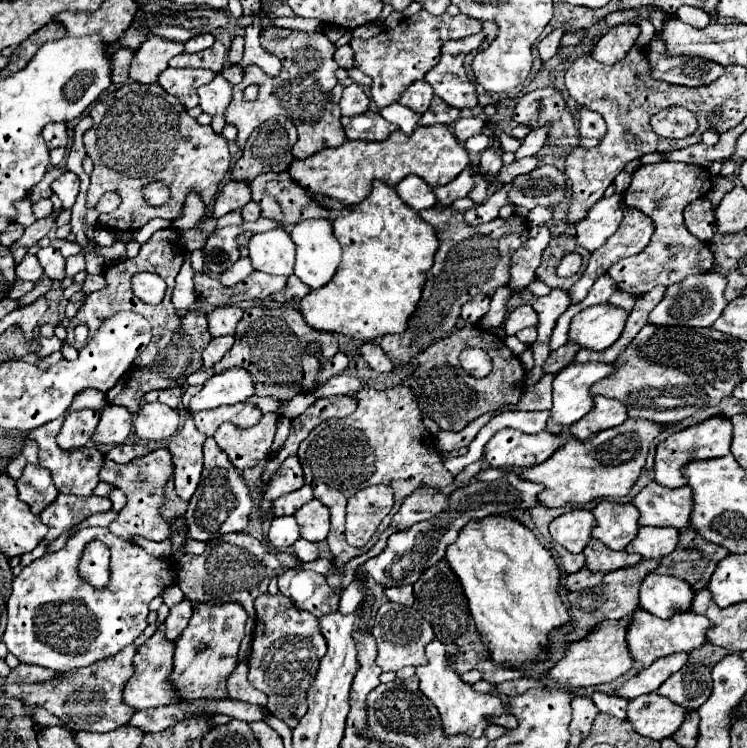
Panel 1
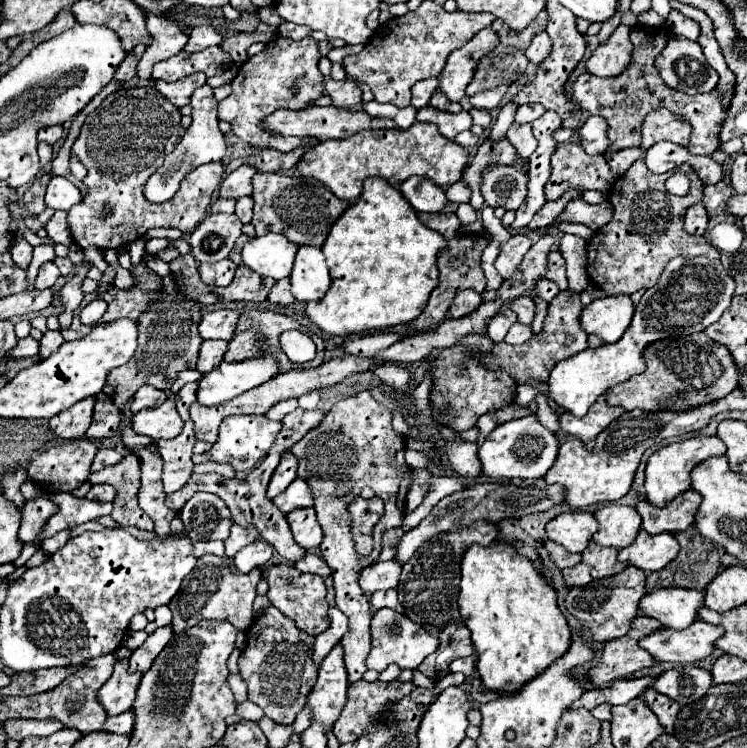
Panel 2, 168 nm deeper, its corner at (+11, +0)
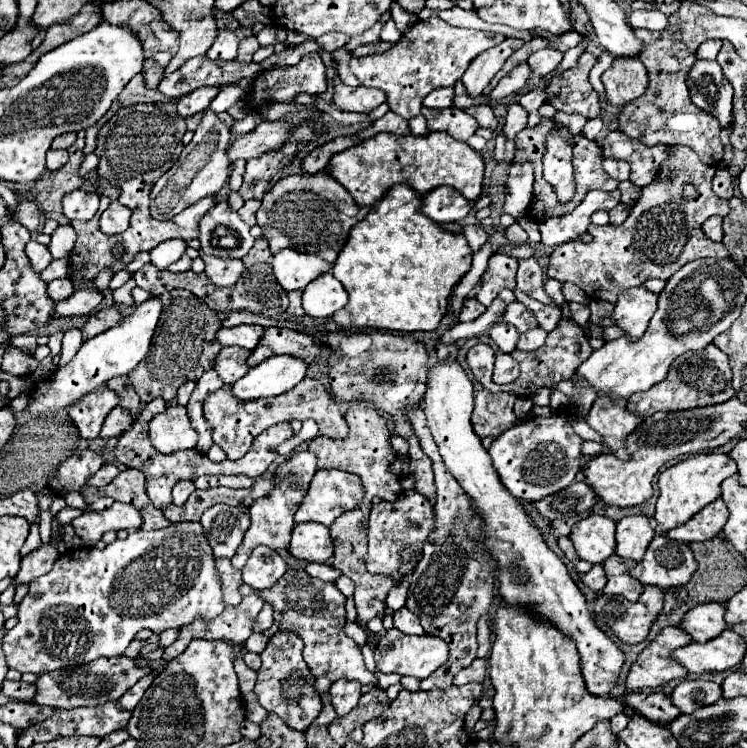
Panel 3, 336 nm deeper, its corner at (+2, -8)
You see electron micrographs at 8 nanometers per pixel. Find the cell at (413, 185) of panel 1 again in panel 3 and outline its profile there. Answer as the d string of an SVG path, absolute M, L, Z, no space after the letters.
M438 186L422 198L422 212L434 222L458 222L470 210L470 202L450 186Z

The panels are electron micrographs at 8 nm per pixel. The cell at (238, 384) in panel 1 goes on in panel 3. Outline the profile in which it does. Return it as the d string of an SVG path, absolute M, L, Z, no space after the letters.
M270 356L262 364L250 368L250 372L232 384L232 392L238 400L252 400L264 396L278 396L294 388L306 376L306 364L294 356Z

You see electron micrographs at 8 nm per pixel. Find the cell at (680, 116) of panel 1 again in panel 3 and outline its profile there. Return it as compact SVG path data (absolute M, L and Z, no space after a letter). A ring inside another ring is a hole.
M670 146L668 158L664 160L658 176L654 182L642 186L642 194L636 200L636 204L630 210L630 216L626 218L624 224L614 226L614 224L606 224L606 226L590 226L588 232L594 236L594 242L584 244L580 240L572 240L566 244L560 244L554 248L552 256L550 256L550 264L548 264L548 276L556 278L560 282L574 282L578 284L590 298L600 298L600 300L608 300L608 302L616 302L618 294L626 288L636 288L642 286L646 280L650 278L662 278L668 280L676 270L680 270L686 262L690 260L698 260L698 258L726 258L728 250L724 248L724 244L716 244L710 238L704 236L704 232L700 230L702 222L710 216L726 216L730 212L728 200L718 198L712 192L712 176L714 176L714 166L702 164L698 160L698 156L694 154L692 148L686 146ZM686 182L692 182L698 190L698 198L688 202L682 198L682 186Z

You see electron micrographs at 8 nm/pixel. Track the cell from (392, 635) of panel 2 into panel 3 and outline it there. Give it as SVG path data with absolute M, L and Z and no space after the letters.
M396 628L386 630L386 634L380 638L376 650L376 668L380 672L396 672L400 676L414 676L414 678L428 678L436 668L446 664L450 650L446 648L444 640L438 640L436 636L408 636L404 632L398 632Z

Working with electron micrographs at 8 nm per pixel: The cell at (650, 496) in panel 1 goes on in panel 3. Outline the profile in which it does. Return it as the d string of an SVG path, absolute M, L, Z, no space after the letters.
M716 498L714 502L704 506L696 516L692 516L686 524L666 532L666 536L686 544L710 540L722 530L726 518L728 518L728 508L722 502L722 498Z

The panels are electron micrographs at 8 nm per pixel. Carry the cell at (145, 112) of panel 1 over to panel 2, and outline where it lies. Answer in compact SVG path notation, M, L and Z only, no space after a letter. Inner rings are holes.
M125 86L107 96L103 104L85 118L81 134L73 144L73 154L87 168L87 176L83 178L87 196L67 214L71 238L81 250L89 246L97 246L99 250L121 248L143 238L147 230L161 226L191 232L205 218L211 196L223 180L221 162L205 164L189 172L177 196L165 204L149 204L143 196L145 180L161 166L165 154L175 148L183 134L185 128L181 126L179 108L151 86ZM105 208L111 208L113 214L105 216Z

